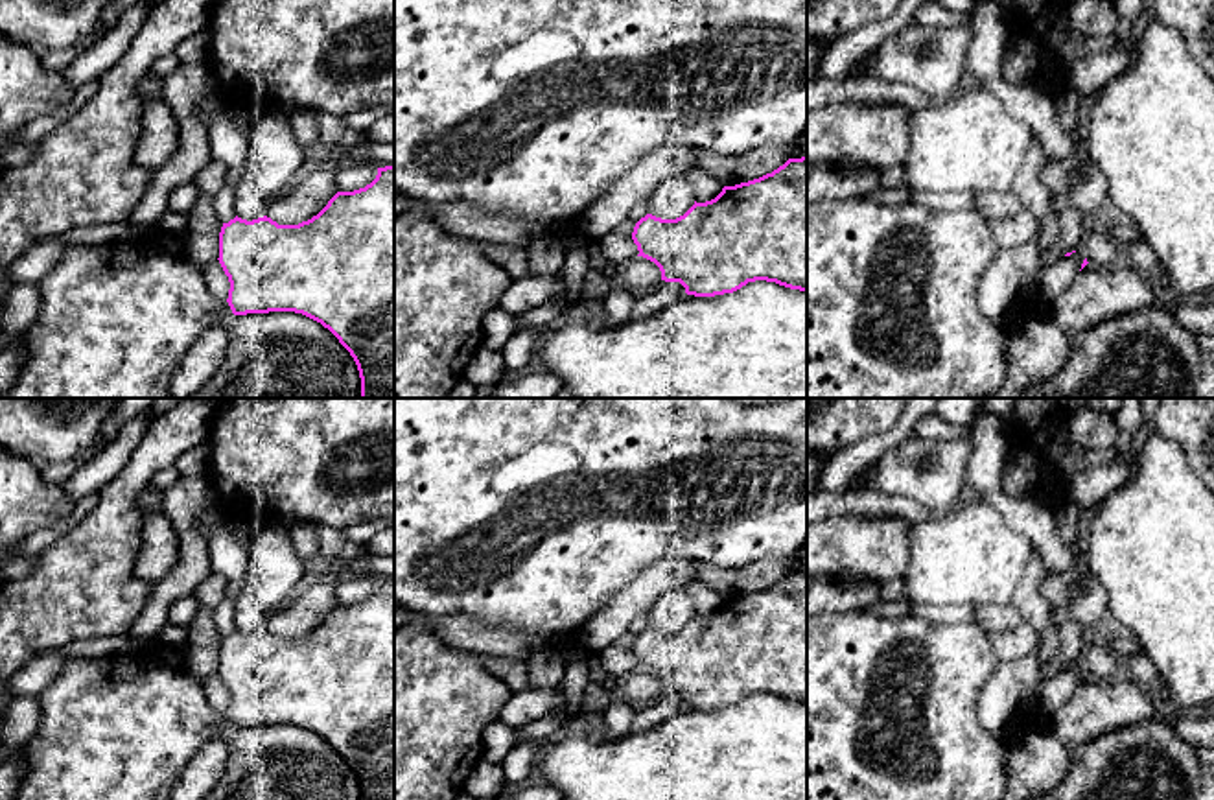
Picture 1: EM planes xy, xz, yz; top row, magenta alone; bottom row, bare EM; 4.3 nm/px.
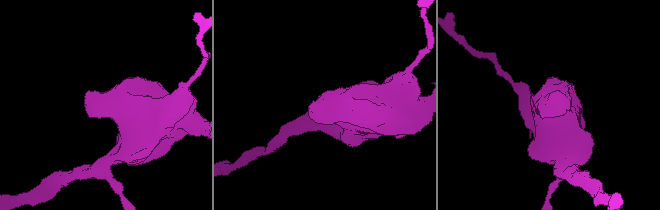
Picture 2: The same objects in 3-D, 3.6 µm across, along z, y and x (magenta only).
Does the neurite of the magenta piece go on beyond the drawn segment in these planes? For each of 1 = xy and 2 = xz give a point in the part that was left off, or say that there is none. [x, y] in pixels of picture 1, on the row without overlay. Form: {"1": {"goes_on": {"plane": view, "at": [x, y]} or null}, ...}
{"1": {"goes_on": {"plane": "xy", "at": [229, 553]}}, "2": {"goes_on": null}}

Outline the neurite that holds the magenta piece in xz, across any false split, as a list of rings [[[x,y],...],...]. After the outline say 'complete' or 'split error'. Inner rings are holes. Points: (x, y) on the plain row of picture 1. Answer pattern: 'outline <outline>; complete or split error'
outline [[[807,568],[759,592],[724,599],[715,612],[695,614],[676,632],[647,627],[636,636],[632,653],[637,669],[654,675],[661,693],[680,695],[687,708],[733,706],[755,693],[807,704]]]; complete

